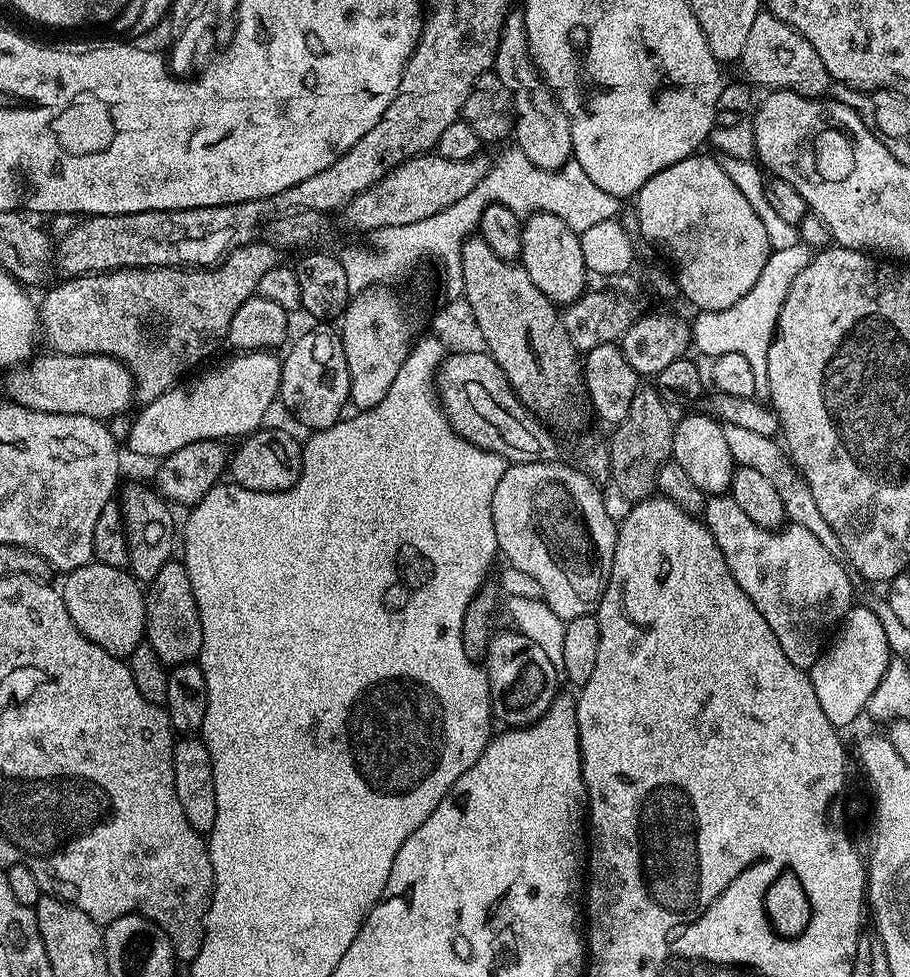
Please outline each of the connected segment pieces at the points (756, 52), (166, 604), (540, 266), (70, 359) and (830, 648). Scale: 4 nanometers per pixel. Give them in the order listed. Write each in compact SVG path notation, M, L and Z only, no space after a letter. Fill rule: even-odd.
M761 10L758 18L754 18L738 64L744 67L745 74L749 76L747 79L753 85L761 84L764 90L820 98L830 88L830 77L826 66L822 66L822 58L818 58L818 50L814 50L814 46L810 46L810 42L806 42L798 30L767 10Z
M179 559L164 563L146 588L146 643L158 654L165 666L175 666L195 661L202 646L202 622L198 618L198 606L194 590L190 586L190 574Z
M533 212L522 224L522 250L519 263L530 274L530 282L546 294L546 298L557 306L567 306L580 299L586 291L584 276L586 269L582 258L580 237L570 230L562 218L549 212Z
M33 355L32 359L13 367L4 380L7 399L13 404L46 414L78 414L95 420L111 421L112 417L127 413L134 404L132 373L112 356Z
M871 607L849 608L836 634L836 641L833 644L831 641L812 664L810 675L814 694L818 694L818 702L826 718L830 718L837 729L844 730L847 724L859 718L860 712L862 716L867 709L870 694L874 694L878 682L882 682L882 674L886 674L890 653L886 630L882 630L882 622L878 622Z

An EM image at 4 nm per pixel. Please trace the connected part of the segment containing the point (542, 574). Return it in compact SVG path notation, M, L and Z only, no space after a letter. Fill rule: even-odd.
M530 462L505 467L494 490L492 521L496 547L507 563L530 574L541 587L542 599L550 610L567 622L579 616L590 616L600 606L600 599L608 585L616 545L617 521L612 521L604 500L600 497L597 481L581 472L579 467L561 462Z

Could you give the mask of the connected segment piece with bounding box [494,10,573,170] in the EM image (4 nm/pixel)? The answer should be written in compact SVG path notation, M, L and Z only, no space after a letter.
M513 10L508 13L498 42L494 73L501 80L506 93L510 94L510 98L512 96L510 108L514 113L515 147L520 148L522 154L526 154L526 158L530 158L530 162L534 162L534 166L539 168L555 170L573 159L572 121L560 107L560 101L556 99L536 66L528 45L523 11Z

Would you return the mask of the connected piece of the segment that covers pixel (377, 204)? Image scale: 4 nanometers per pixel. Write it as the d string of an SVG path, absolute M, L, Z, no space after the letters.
M421 154L413 156L391 170L385 171L377 184L372 184L362 194L358 194L342 209L342 215L348 219L352 228L361 228L364 234L371 234L376 228L386 226L406 226L410 222L422 222L430 214L438 214L458 198L466 198L478 182L488 173L489 157L481 154L469 160L447 160L439 154Z

